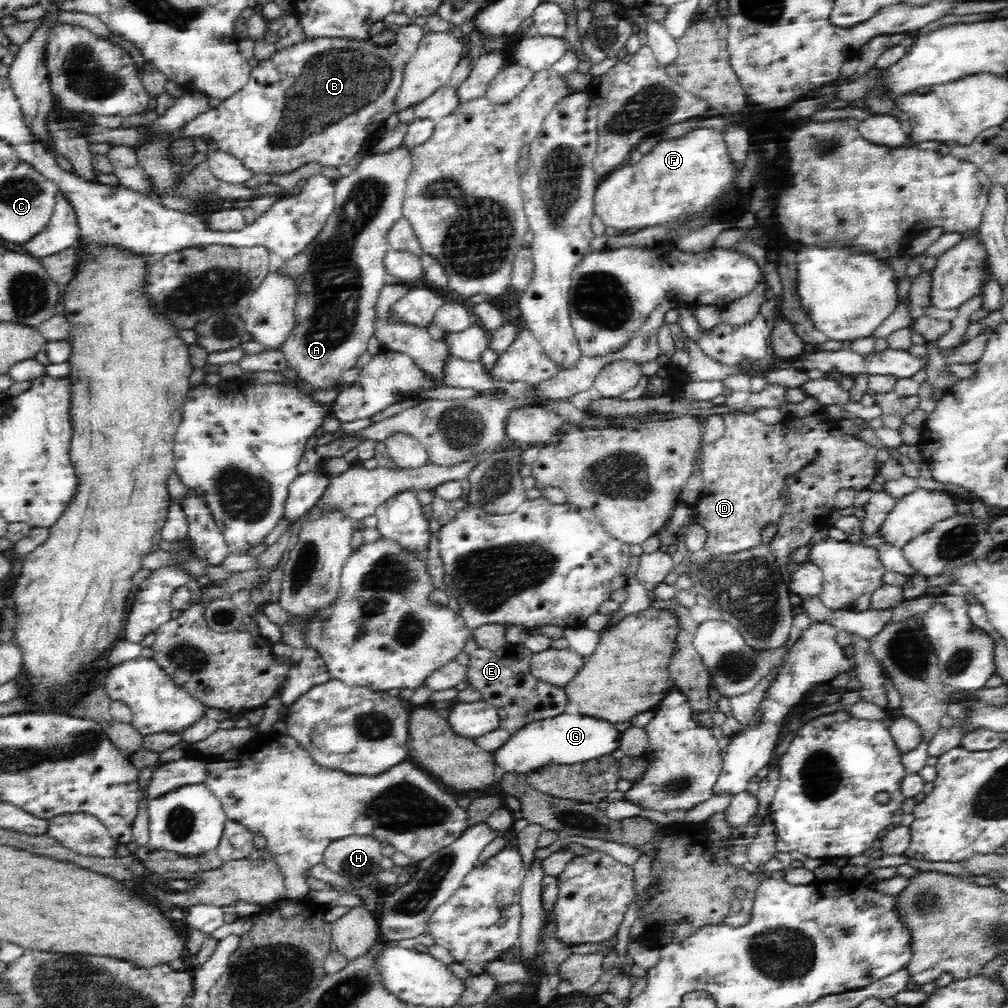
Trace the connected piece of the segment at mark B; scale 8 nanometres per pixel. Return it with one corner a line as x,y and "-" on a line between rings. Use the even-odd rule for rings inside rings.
413,21
400,28
395,32
394,42
390,46
380,46
379,43
374,43
370,39
356,39
356,38
306,38
302,42
298,42
287,48
275,51
268,59
260,60
250,72
248,82
234,95
222,101
219,106
212,107
194,118
188,125
182,126
180,131
175,131
169,136
178,140
180,138
206,138
214,141
218,145
218,149
226,154
230,154
242,161
242,165
246,169
252,171
252,175
266,174
283,175
291,173
294,170
308,164
309,162
318,162
322,167
342,167
348,165
350,160
359,153
362,146
372,136
378,136
383,129
385,121
393,114
394,98
396,98
397,91
400,90
401,82
403,81
403,74
405,66
416,52
420,39
423,37
422,27

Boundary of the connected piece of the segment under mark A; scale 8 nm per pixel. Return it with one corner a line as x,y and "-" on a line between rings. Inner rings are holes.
404,146
390,150
388,154
365,156
358,168
349,176
336,182
335,208
316,239
300,254
296,254
278,269
280,276
293,280
297,292
295,315
297,323
281,351
298,377
308,383
310,389
340,387
342,373
356,366
357,358
366,352
368,340
374,336
376,305
387,274
383,259
390,250
388,231
402,217
407,181
412,171
411,153

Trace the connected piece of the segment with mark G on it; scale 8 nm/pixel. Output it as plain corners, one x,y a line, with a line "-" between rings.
559,714
558,717
532,722
512,735
504,746
493,752
496,766
504,772
528,775
548,763
586,762
618,749
622,734
610,723
588,715

